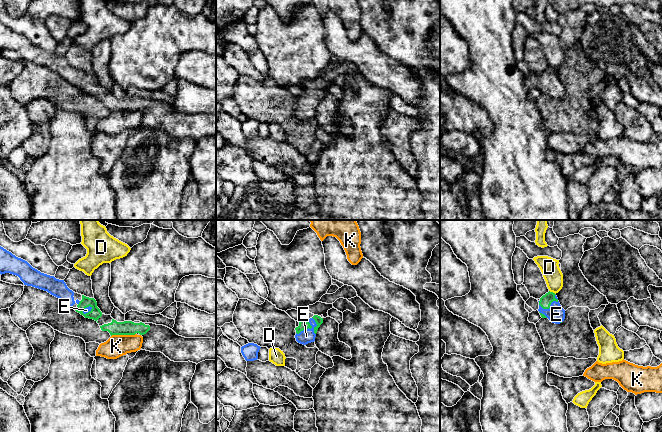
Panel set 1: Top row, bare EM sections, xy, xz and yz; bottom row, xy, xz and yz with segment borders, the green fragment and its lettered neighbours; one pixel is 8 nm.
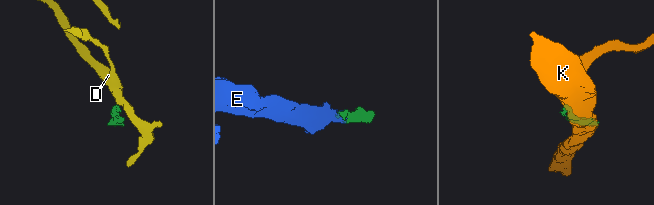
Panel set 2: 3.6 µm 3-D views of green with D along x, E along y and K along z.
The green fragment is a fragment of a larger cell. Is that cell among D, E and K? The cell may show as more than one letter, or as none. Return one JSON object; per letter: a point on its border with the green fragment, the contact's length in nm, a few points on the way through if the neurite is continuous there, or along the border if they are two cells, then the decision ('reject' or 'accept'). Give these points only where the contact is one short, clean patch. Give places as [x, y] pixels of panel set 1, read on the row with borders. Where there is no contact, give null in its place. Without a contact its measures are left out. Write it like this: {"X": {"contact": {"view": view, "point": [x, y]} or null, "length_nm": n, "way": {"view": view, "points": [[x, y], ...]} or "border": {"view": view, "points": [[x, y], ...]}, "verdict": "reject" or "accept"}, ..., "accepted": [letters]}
{"D": {"contact": {"view": "yz", "point": [552, 292]}, "length_nm": 70, "border": {"view": "yz", "points": [[549, 290], [555, 294]]}, "verdict": "reject"}, "E": {"contact": {"view": "xz", "point": [308, 327]}, "length_nm": 190, "way": {"view": "xz", "points": [[303, 324], [308, 327], [306, 336]]}, "verdict": "accept"}, "K": {"contact": {"view": "xy", "point": [123, 334]}, "length_nm": 200, "verdict": "reject"}, "accepted": ["E"]}

